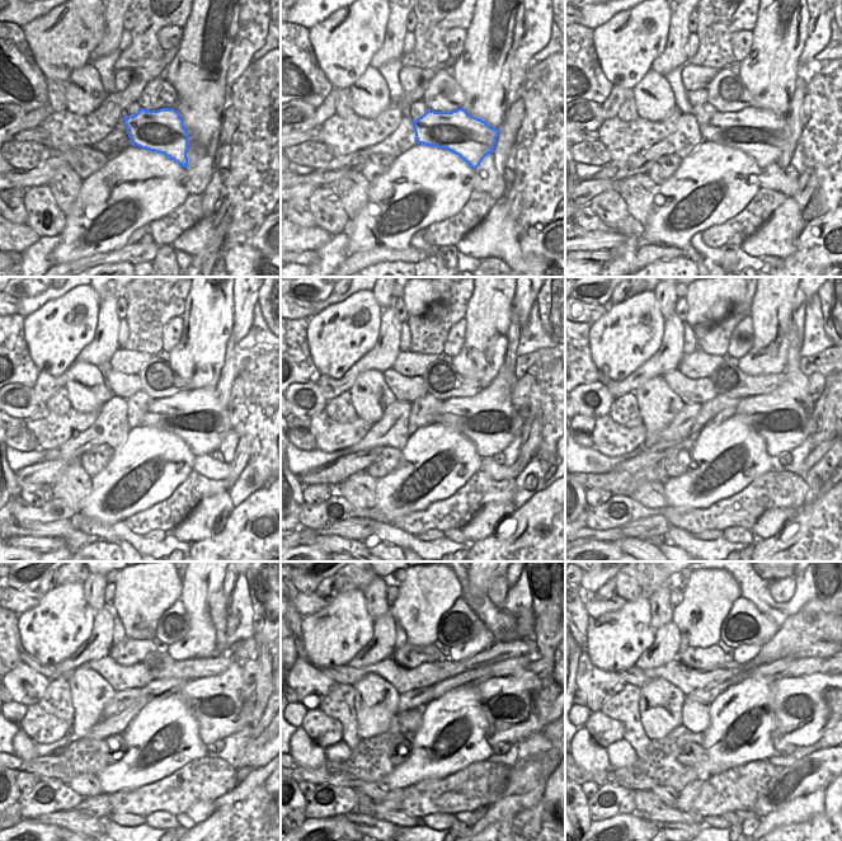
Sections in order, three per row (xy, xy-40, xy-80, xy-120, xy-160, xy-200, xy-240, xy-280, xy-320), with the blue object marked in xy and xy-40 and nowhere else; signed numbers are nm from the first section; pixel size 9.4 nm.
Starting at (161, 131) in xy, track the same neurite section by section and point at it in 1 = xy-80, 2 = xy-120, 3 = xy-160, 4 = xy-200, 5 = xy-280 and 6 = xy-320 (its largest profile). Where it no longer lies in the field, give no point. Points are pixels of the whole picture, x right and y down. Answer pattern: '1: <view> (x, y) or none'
1: xy-80 (761, 134)
2: xy-120 (197, 417)
3: xy-160 (489, 421)
4: xy-200 (784, 418)
5: xy-280 (508, 701)
6: xy-320 (803, 715)

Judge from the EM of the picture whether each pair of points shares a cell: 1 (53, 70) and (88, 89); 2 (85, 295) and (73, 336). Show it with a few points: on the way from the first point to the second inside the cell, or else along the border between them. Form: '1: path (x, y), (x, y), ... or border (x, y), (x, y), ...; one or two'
1: border (88, 61), (75, 69), (64, 81); two
2: path (75, 304), (71, 308), (70, 325); one

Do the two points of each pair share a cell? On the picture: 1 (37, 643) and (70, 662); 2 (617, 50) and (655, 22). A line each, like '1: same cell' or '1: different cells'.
1: different cells
2: same cell

